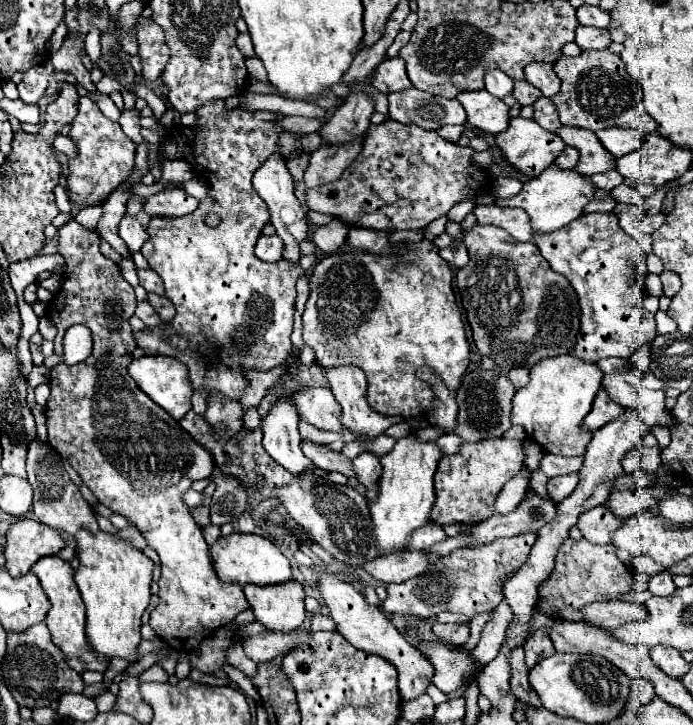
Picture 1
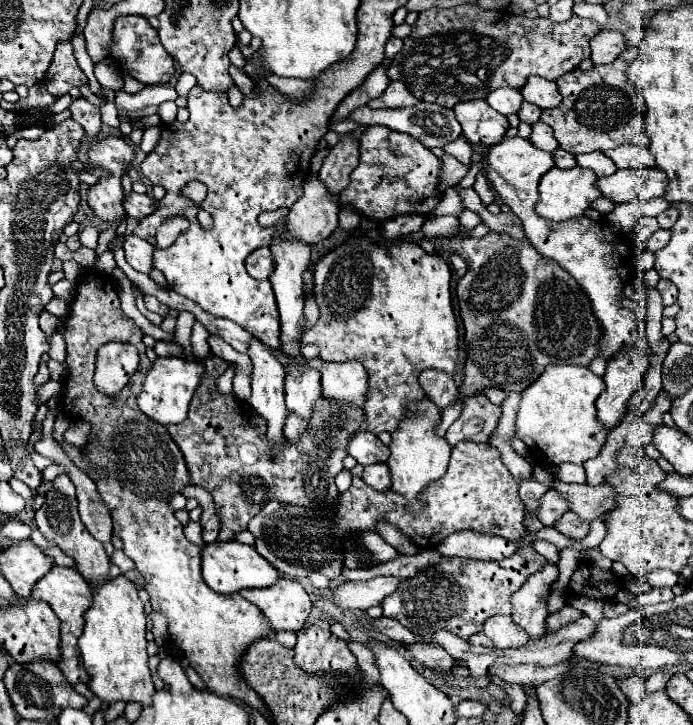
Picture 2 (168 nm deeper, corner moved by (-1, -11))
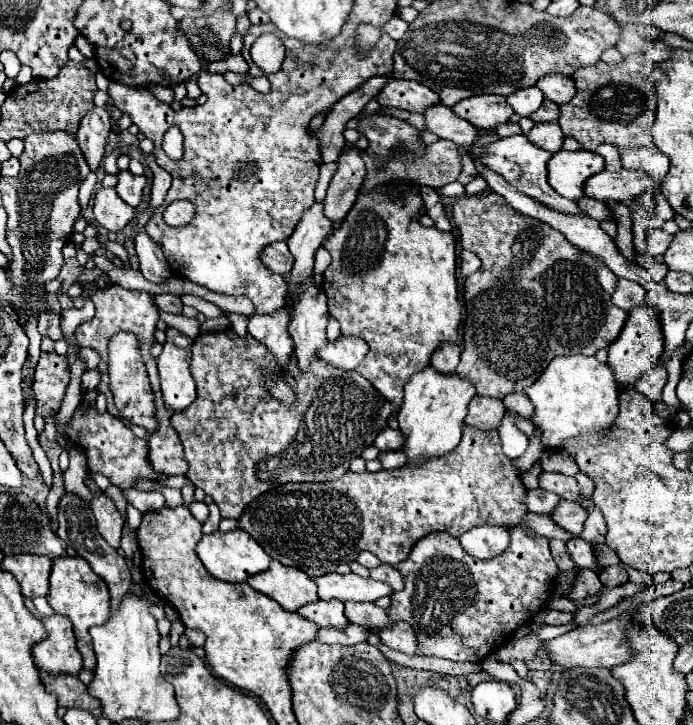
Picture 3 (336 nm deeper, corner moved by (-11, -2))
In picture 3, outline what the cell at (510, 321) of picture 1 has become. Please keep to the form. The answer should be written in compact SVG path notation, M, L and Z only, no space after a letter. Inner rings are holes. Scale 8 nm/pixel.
M465 195L453 203L453 219L461 233L461 247L481 259L481 269L465 279L465 335L457 373L475 383L479 395L503 399L533 385L557 355L595 355L617 339L627 313L611 303L617 277L595 257L579 251L559 231L517 213L501 195Z

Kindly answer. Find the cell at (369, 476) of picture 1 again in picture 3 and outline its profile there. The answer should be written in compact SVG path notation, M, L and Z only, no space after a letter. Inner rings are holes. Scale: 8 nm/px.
M399 449L399 451L381 451L379 461L383 463L383 469L399 469L407 463L407 455Z

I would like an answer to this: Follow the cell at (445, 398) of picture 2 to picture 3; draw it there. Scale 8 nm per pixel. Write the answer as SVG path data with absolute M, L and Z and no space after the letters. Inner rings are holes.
M441 343L439 349L431 355L431 365L441 373L453 373L459 365L461 347L457 343Z

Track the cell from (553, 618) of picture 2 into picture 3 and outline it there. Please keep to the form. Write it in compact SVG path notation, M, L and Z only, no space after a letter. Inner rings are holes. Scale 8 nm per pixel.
M579 569L577 579L575 579L575 587L569 595L571 601L581 601L585 597L591 597L595 593L599 593L603 589L603 583L599 581L597 573L591 569Z

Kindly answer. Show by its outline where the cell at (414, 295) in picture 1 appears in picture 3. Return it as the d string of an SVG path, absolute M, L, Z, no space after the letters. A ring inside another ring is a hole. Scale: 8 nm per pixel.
M395 181L393 189L399 191L399 199L389 197L389 185L377 185L371 191L361 189L345 221L325 239L323 247L331 253L333 261L323 273L323 291L329 299L329 313L341 323L341 335L355 335L369 343L369 353L357 369L359 375L369 379L395 407L401 407L403 385L409 377L429 365L431 353L441 341L457 341L461 311L455 281L453 233L419 225L423 199L417 185Z

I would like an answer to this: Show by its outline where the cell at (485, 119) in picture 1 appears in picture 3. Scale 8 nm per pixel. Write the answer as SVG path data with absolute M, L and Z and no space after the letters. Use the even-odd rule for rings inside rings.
M475 95L463 99L453 107L453 111L461 119L473 123L477 129L485 131L495 129L499 123L507 123L509 117L513 115L513 109L507 103L507 99L499 95Z

